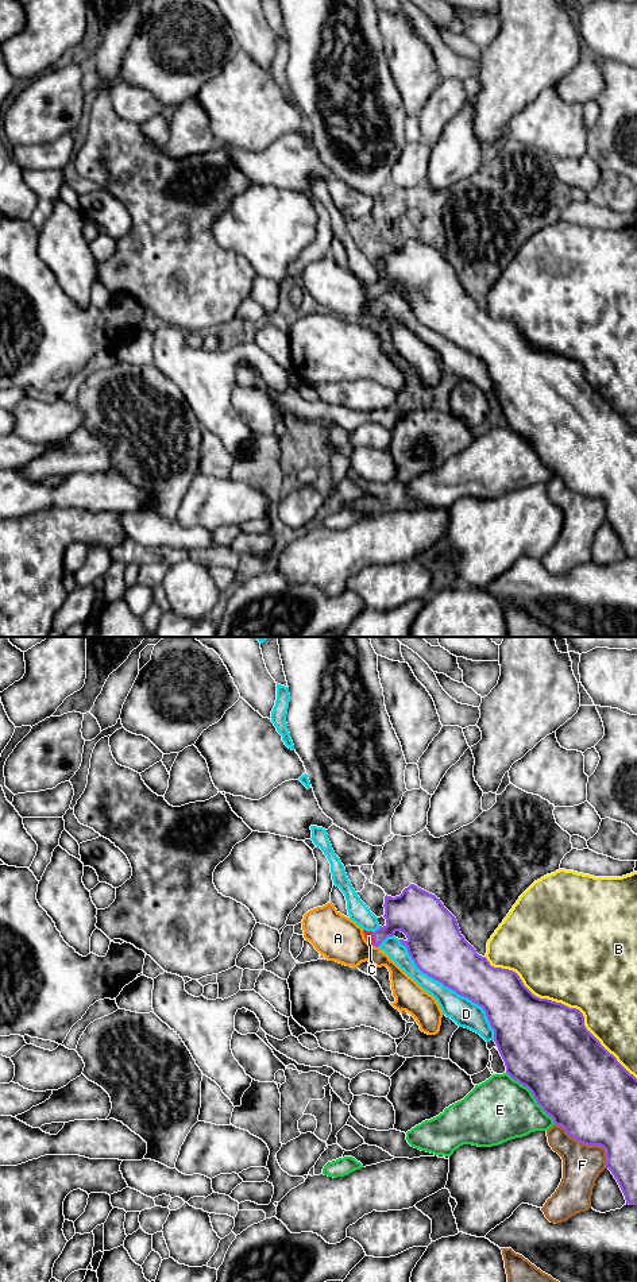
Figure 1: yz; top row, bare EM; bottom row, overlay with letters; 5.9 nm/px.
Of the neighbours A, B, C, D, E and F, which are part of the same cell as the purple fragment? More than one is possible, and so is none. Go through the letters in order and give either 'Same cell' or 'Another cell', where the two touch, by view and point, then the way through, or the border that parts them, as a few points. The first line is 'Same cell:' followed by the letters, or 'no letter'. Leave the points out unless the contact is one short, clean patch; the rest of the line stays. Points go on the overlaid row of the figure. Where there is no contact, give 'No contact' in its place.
Same cell: C
A: Another cell. Touches purple at yz (375, 946)
B: Another cell. Touches purple at yz (563, 1004)
C: Same cell. Touches purple at yz (374, 938). Path across: yz (406, 912), (388, 930), (374, 938), (369, 937)
D: Another cell. Touches purple at yz (452, 989)
E: Another cell. Touches purple at yz (533, 1096)
F: Another cell. Touches purple at yz (589, 1145)

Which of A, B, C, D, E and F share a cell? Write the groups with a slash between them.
A / B / C / D / E / F

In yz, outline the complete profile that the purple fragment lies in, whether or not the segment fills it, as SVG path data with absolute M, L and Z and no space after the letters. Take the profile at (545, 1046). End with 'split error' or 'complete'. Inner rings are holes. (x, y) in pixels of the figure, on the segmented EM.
M410 884L395 897L386 895L383 907L386 924L374 932L363 930L366 941L379 947L387 937L394 937L397 931L404 932L408 939L399 942L422 973L482 1007L494 1030L494 1042L506 1073L526 1086L543 1111L571 1138L587 1146L605 1148L606 1169L617 1179L626 1204L637 1205L637 1078L586 1028L583 1013L561 1003L534 996L516 972L491 966L487 958L479 955L466 941L456 918L440 899L417 885Z; split error

